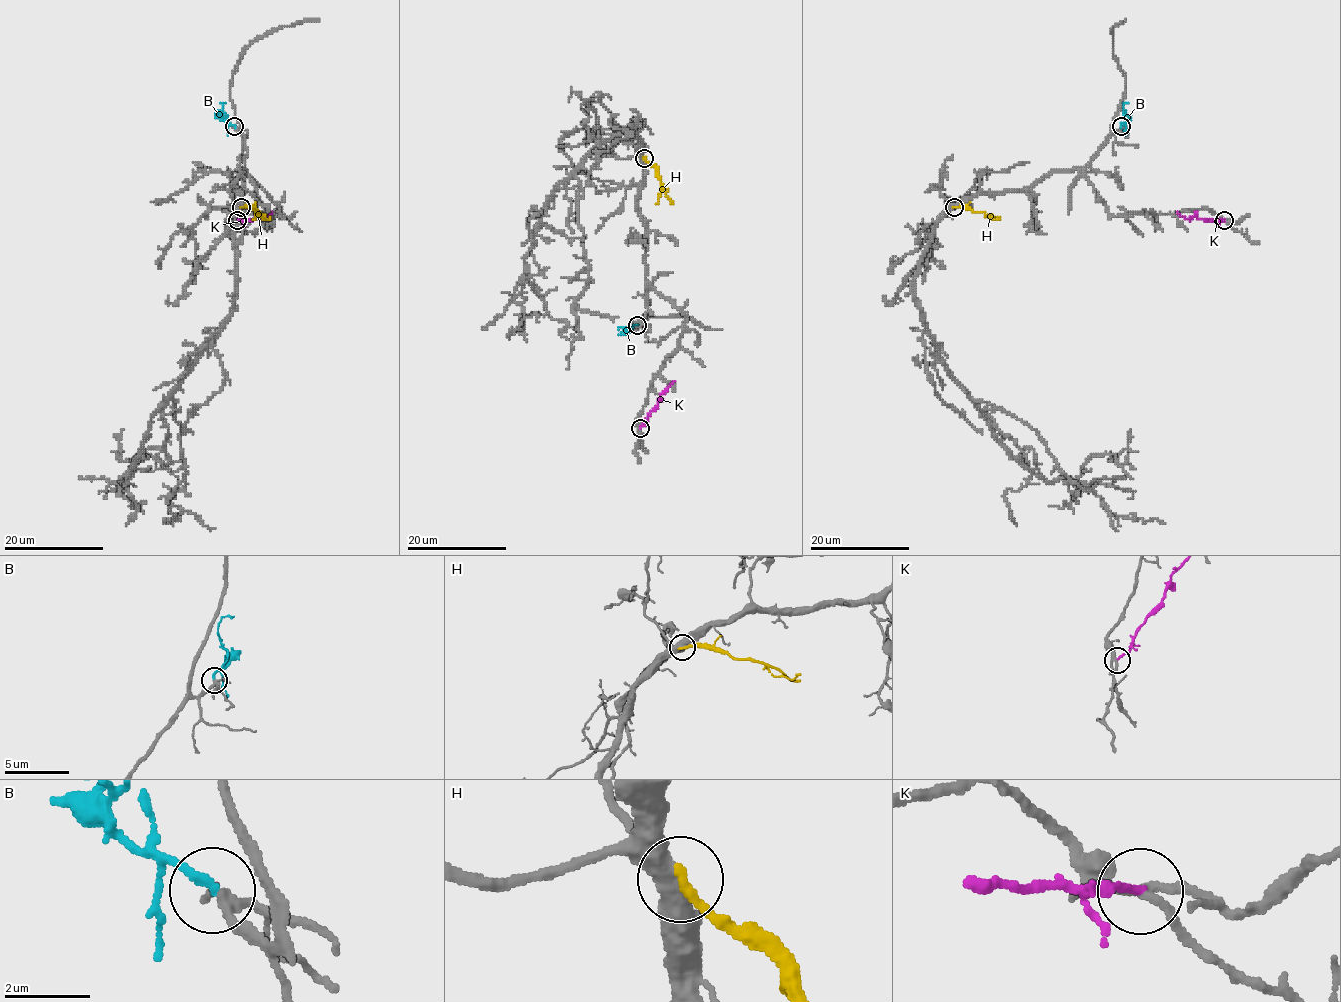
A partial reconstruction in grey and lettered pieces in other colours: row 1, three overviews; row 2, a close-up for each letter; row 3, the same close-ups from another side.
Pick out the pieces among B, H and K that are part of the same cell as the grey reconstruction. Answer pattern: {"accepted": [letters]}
{"accepted": ["B"]}

